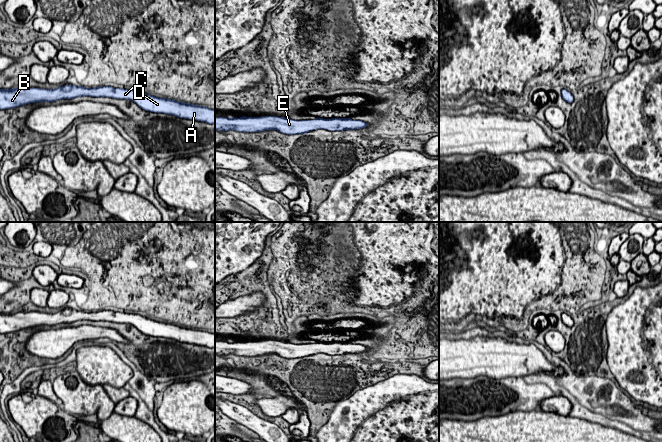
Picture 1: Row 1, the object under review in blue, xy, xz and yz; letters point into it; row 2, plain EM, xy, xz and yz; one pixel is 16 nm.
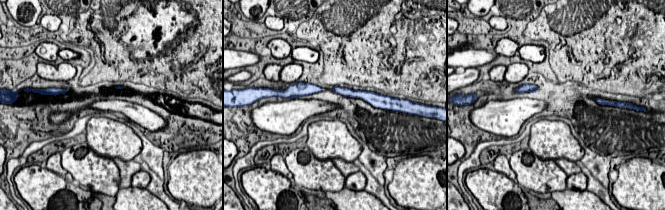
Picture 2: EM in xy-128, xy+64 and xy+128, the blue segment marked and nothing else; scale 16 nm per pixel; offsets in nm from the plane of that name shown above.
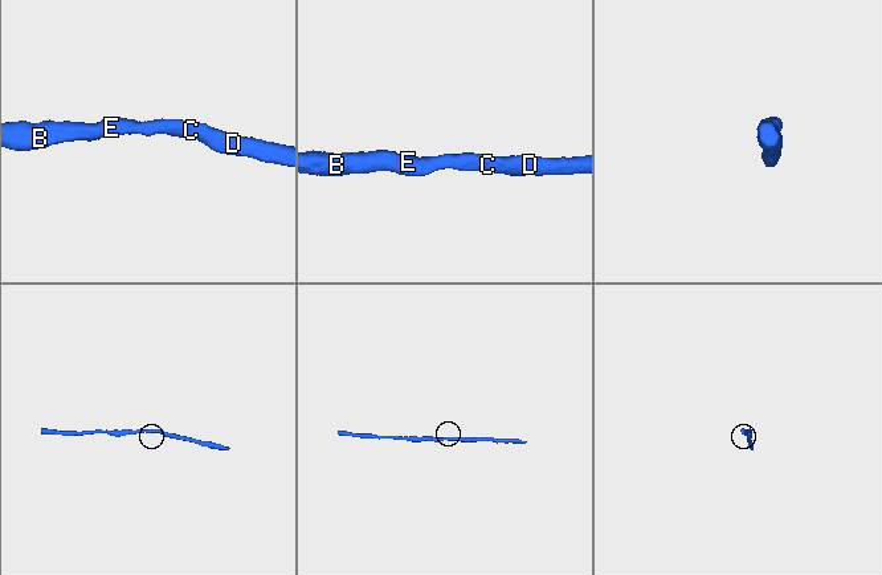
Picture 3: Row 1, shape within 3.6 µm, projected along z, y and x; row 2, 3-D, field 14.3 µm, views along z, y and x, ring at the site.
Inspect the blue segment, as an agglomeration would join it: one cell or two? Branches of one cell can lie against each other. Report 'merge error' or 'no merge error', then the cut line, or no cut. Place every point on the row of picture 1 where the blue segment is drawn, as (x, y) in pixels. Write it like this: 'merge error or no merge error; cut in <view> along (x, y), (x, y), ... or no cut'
no merge error; no cut

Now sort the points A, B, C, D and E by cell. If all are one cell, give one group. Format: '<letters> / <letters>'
A B C D E

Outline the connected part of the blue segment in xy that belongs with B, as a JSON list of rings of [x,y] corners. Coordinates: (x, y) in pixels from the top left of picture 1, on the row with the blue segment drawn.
[[[69,84],[57,87],[56,89],[34,87],[0,89],[0,110],[11,109],[30,103],[53,102],[83,96],[132,100],[146,111],[215,124],[215,109],[183,103],[173,99],[159,98],[138,90],[114,88],[111,86],[85,88],[83,86]]]

